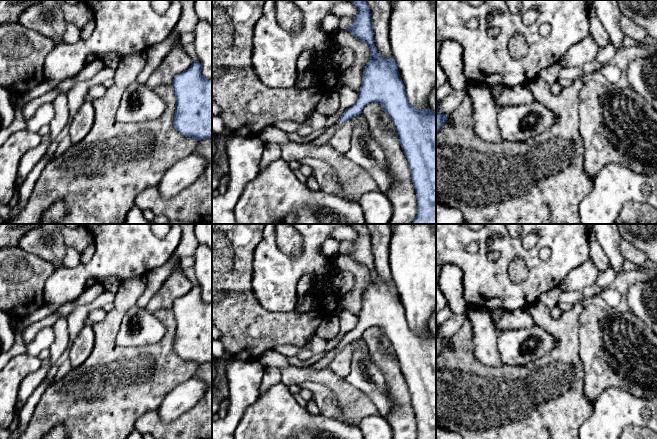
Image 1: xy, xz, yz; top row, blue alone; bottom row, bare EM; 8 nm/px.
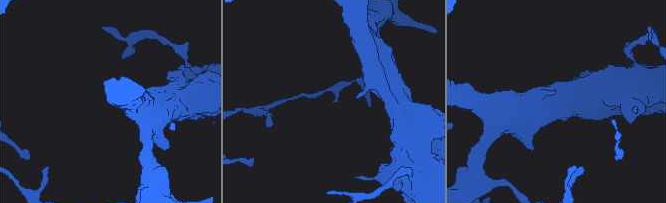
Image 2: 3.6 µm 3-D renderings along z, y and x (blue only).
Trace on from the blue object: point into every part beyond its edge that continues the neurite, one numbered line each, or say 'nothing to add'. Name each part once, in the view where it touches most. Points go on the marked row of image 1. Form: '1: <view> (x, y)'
1: xz (325, 137)

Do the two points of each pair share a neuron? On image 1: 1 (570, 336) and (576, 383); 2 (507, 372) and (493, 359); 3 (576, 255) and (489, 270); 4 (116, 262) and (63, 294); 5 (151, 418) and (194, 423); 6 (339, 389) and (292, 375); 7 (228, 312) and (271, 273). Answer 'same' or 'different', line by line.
1: same
2: different
3: same
4: same
5: same
6: same
7: different

